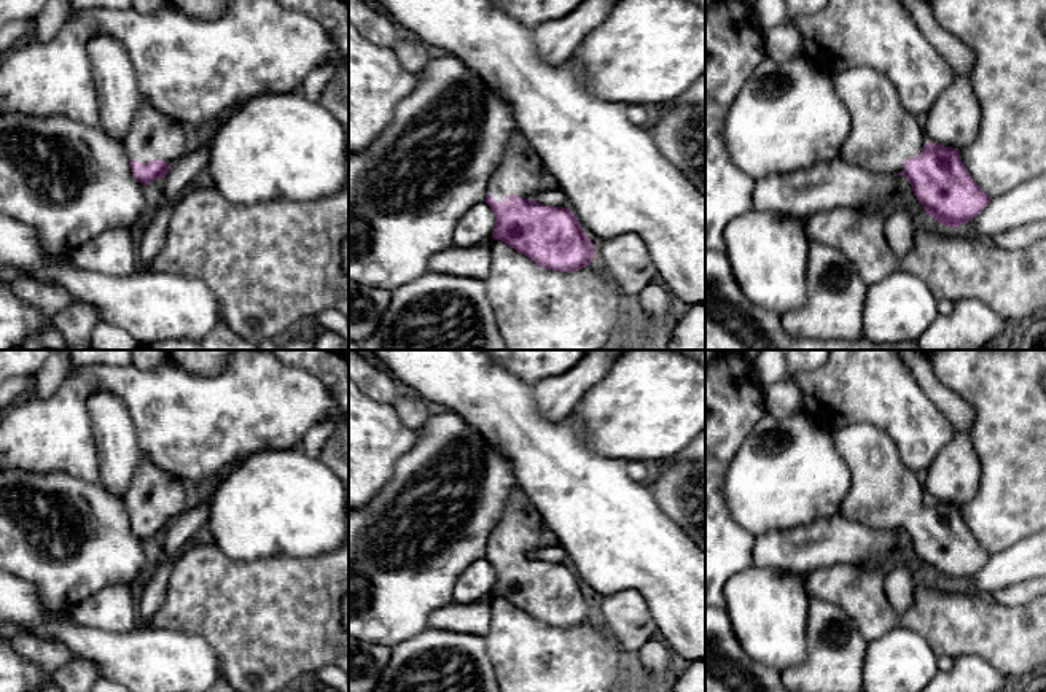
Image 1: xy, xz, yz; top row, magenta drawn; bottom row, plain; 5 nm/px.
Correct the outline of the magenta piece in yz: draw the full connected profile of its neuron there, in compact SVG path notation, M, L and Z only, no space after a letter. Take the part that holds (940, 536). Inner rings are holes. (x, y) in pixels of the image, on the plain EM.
M869 423L831 431L852 485L841 512L871 528L904 531L935 577L960 584L990 558L970 531L960 506L930 500L920 474L900 458L888 434Z

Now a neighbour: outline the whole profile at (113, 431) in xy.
M105 390L88 398L88 409L97 449L99 484L123 500L140 458L132 418L124 402Z

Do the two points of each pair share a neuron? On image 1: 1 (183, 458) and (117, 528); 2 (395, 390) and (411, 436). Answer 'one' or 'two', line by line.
1: two
2: two

